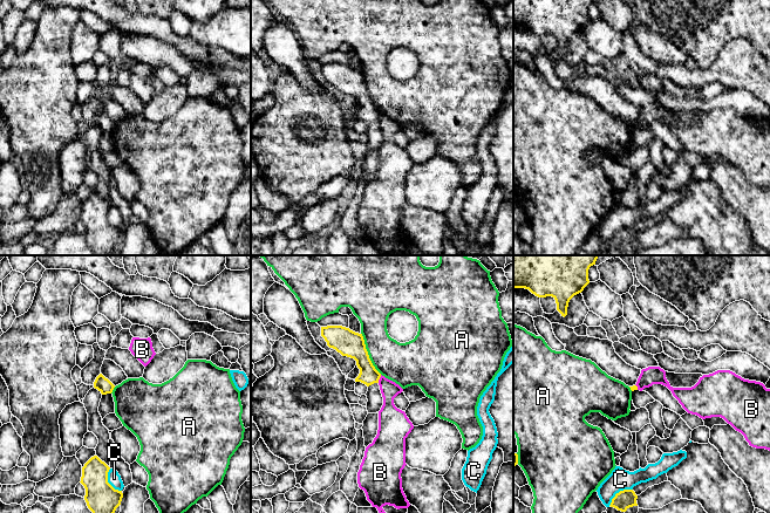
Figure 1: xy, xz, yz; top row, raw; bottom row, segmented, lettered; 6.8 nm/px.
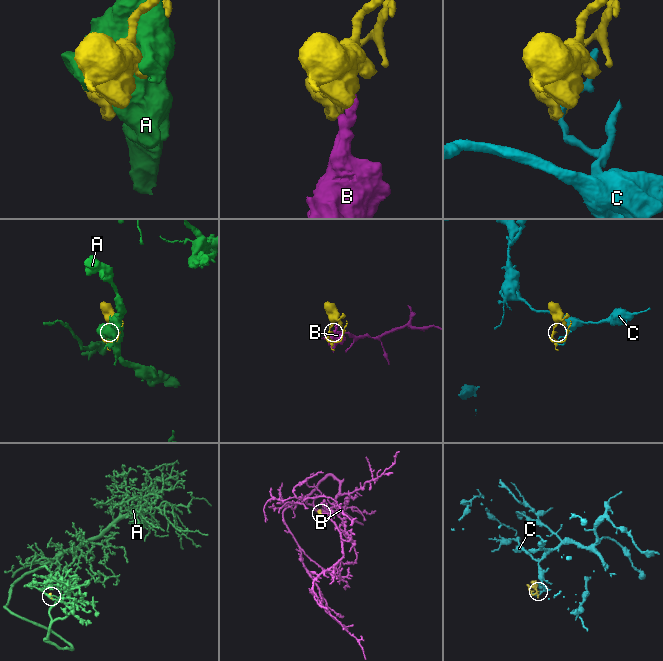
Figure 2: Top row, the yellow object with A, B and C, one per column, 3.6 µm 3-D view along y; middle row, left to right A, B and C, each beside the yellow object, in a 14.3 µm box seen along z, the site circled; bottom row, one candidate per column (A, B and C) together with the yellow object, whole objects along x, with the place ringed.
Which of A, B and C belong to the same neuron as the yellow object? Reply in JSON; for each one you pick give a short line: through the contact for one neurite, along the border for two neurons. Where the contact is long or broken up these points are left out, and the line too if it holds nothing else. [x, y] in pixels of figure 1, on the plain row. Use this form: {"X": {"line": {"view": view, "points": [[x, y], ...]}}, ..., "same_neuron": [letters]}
{"same_neuron": []}

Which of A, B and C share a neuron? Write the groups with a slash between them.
A / B / C

